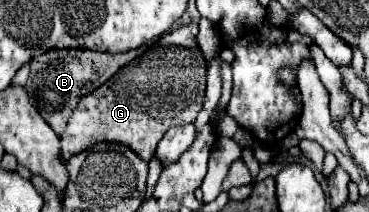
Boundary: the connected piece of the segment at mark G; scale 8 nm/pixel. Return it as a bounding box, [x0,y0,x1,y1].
[60,24,206,162]

